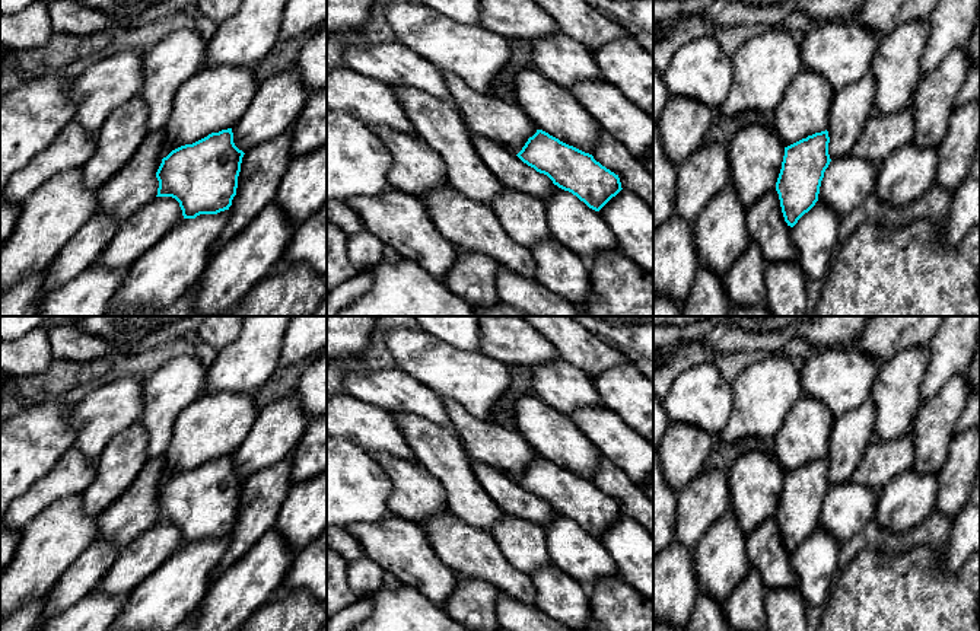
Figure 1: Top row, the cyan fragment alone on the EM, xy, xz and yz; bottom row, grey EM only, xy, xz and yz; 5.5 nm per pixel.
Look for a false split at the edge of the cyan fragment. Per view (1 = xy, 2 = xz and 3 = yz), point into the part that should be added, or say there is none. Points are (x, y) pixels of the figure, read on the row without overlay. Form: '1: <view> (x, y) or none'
1: none
2: none
3: none

